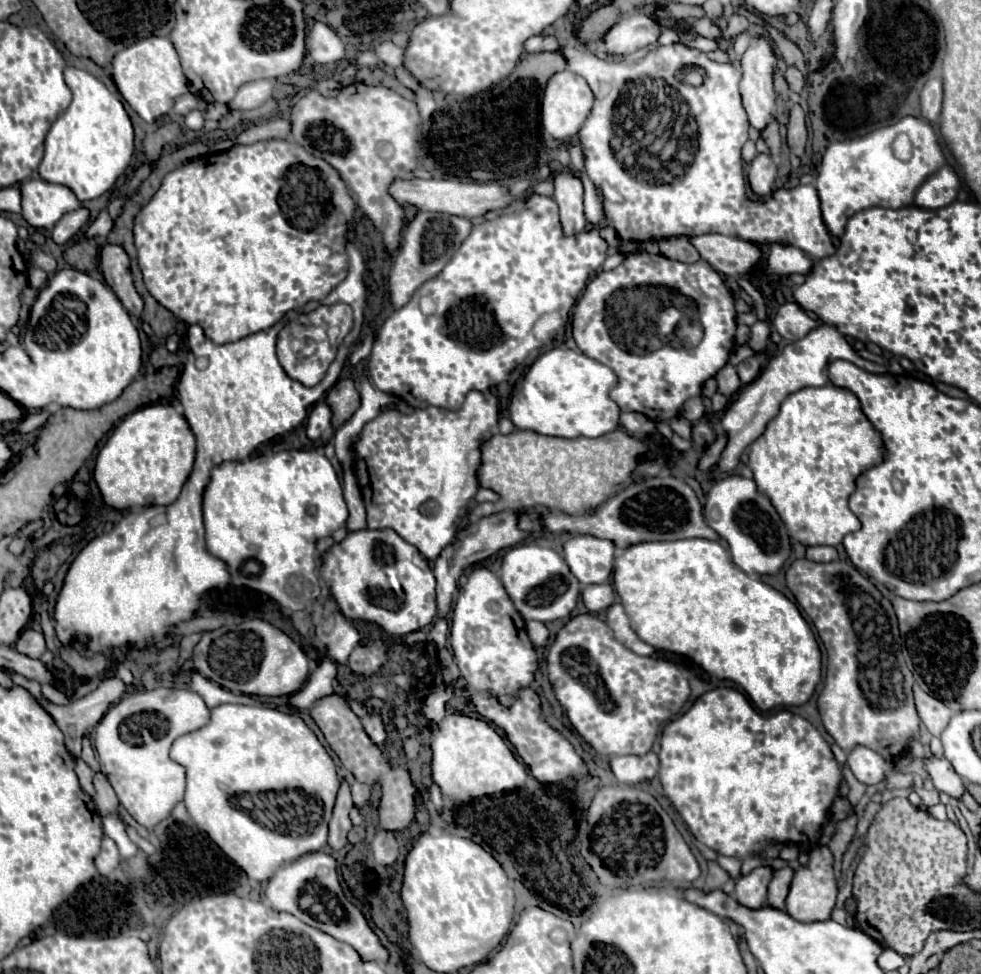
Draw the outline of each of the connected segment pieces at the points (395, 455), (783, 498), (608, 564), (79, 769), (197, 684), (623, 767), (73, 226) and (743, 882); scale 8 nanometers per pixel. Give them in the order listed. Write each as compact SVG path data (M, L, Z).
M473 390L457 412L437 406L413 410L411 414L399 410L379 412L351 444L355 454L353 470L367 508L367 528L395 530L433 562L455 538L469 500L479 490L481 446L497 432L497 420L497 390L489 394Z
M827 384L823 388L801 388L785 398L779 414L767 424L765 432L751 442L749 468L753 470L757 490L771 498L793 540L803 546L837 546L849 532L859 530L859 518L855 518L847 506L847 498L851 490L855 490L855 478L859 478L863 470L883 462L883 454L883 438L879 438L879 432L867 422L855 394L841 386Z
M581 534L563 544L563 556L581 584L601 584L611 576L615 544L611 540Z
M77 760L77 764L75 764L75 774L77 774L77 778L79 778L79 784L81 784L81 788L87 792L87 794L95 794L95 790L93 790L93 784L91 784L91 776L93 776L93 770L89 768L89 764L85 764L83 760Z
M193 674L191 678L191 688L205 700L205 704L209 708L215 706L223 706L223 704L243 704L243 706L268 706L262 703L257 697L254 696L237 696L225 688L221 688L219 684L207 680L201 674Z
M653 752L643 756L615 756L611 758L611 770L619 784L641 784L651 780L659 770L659 758Z
M79 206L79 210L67 212L63 214L63 218L57 222L55 230L53 230L53 240L57 244L65 244L69 242L85 224L89 224L89 210Z
M759 866L743 874L735 886L735 900L747 908L761 908L767 902L767 884L773 878L771 866Z

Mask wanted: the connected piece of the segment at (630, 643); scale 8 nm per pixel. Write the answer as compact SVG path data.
M615 602L615 604L611 604L611 606L607 608L607 624L611 626L615 638L617 638L623 646L627 646L629 650L633 650L635 654L639 654L639 656L651 656L651 654L655 652L653 646L649 646L647 642L643 642L643 640L633 632L633 628L631 628L631 624L629 624L629 618L627 618L627 614L625 614L625 610L623 610L623 606L621 606L619 602Z

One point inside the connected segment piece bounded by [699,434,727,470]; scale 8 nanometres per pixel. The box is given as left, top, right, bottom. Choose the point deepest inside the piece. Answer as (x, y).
(711, 455)

